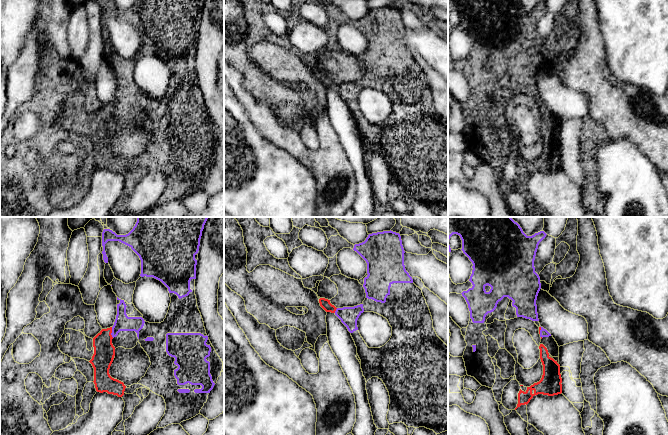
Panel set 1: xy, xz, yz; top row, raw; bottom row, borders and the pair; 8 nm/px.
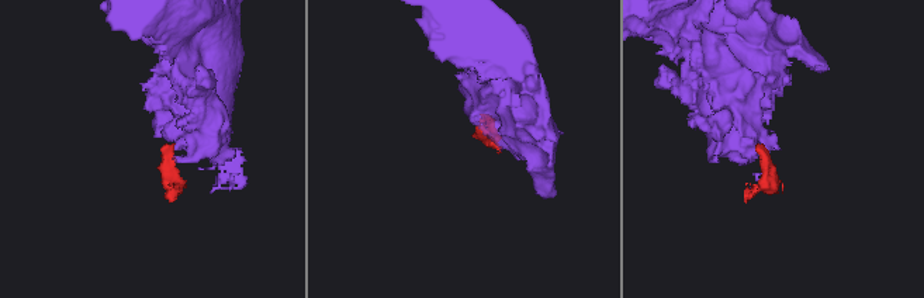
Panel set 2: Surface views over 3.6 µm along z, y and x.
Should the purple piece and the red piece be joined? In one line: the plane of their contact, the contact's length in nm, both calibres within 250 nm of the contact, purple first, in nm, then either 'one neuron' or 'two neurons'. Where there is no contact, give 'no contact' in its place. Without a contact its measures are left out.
contact in xy; length 90 nm; calibres 130 and 170 nm; one neuron

